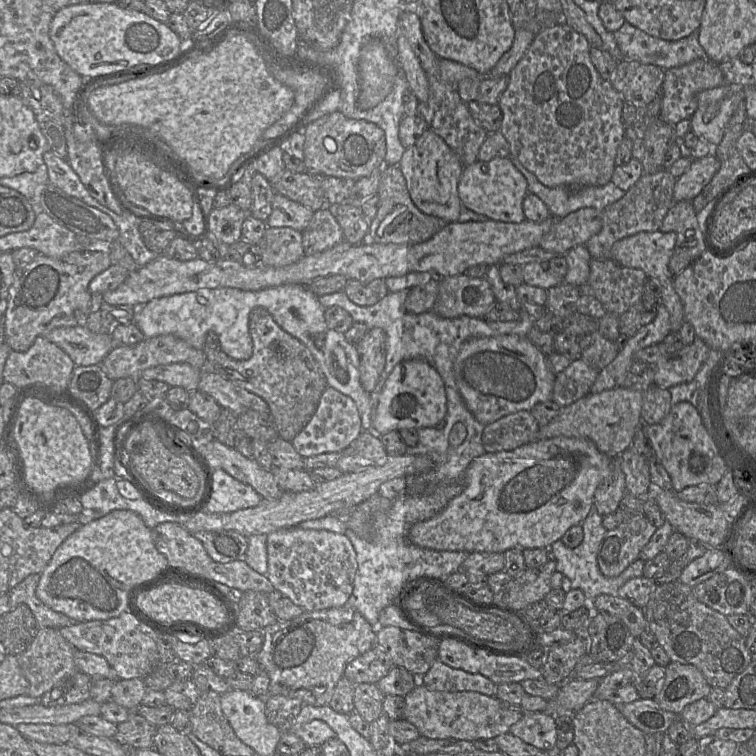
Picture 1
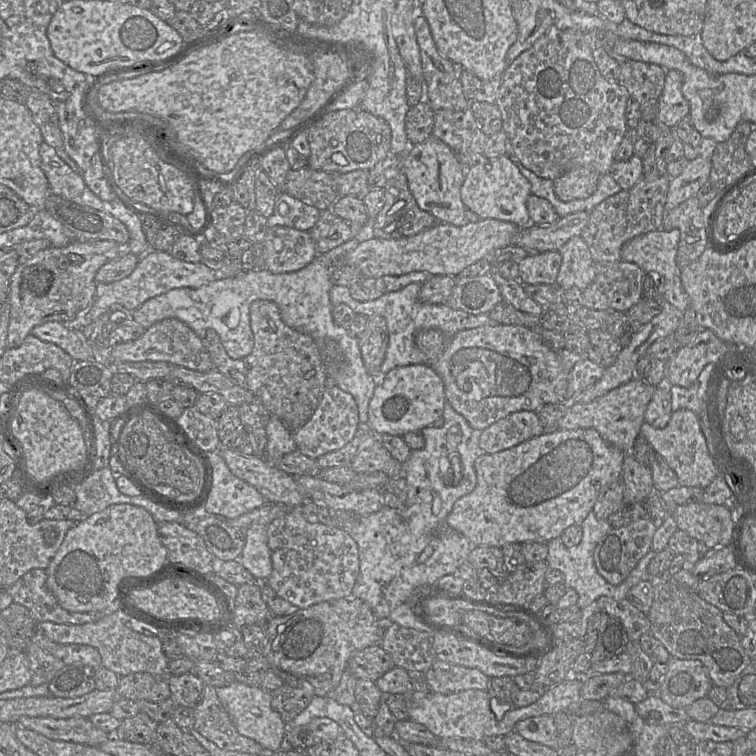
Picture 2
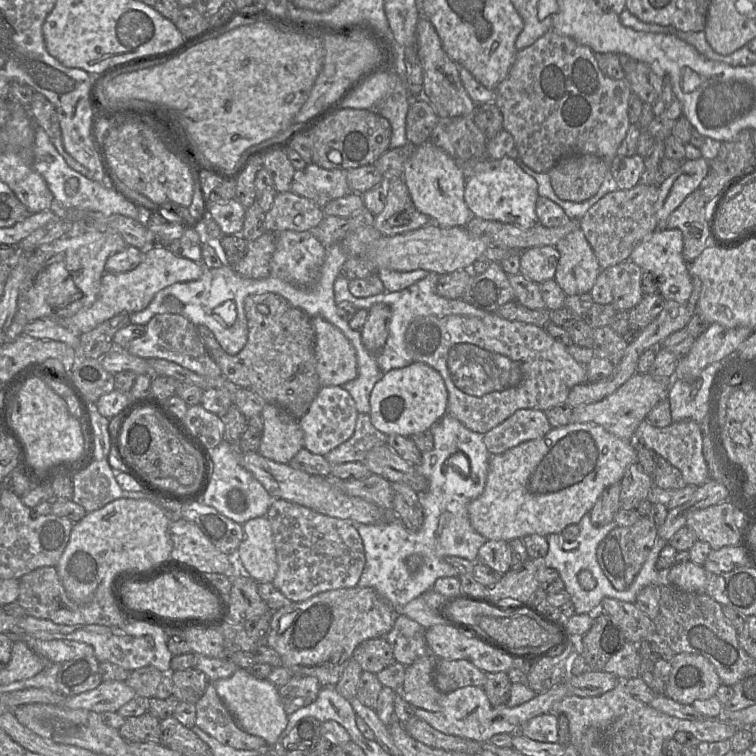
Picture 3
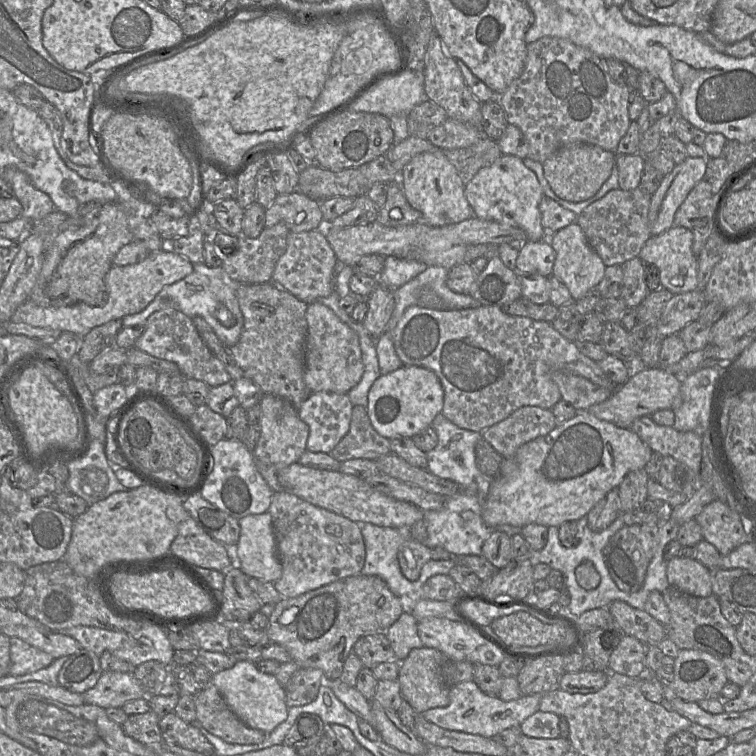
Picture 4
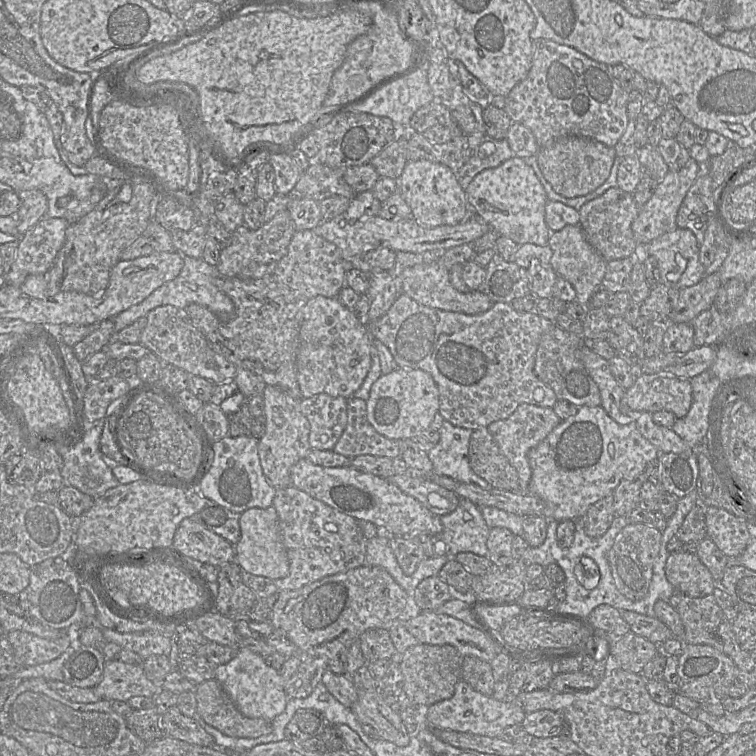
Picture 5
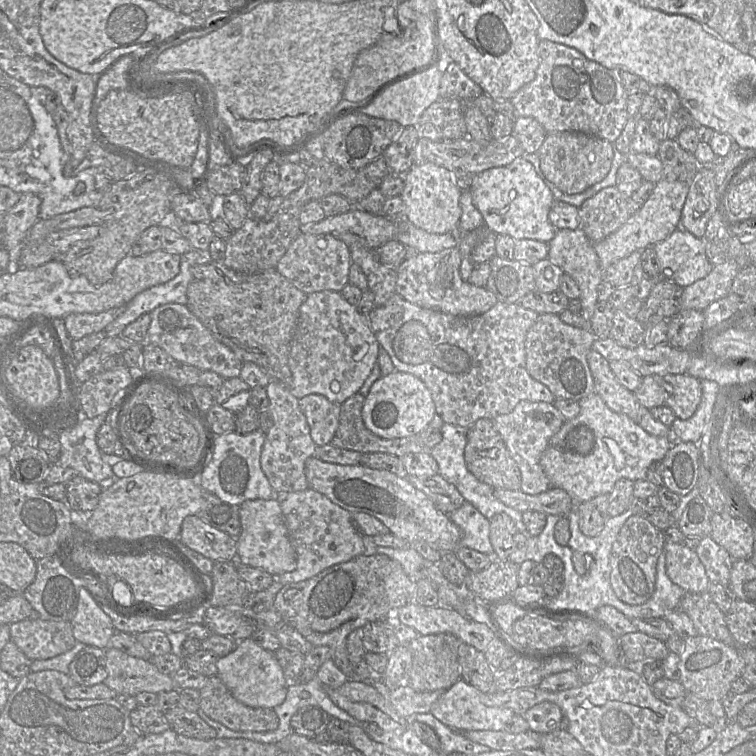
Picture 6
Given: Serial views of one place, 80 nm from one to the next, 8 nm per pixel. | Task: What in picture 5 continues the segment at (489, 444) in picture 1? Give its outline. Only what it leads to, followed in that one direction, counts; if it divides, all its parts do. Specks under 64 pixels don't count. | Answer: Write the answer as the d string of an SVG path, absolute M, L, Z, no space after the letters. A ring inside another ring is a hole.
M520 404L508 418L492 422L487 426L500 451L518 474L518 492L529 493L528 488L532 475L528 460L529 451L545 439L560 423L561 419L554 412L553 408Z

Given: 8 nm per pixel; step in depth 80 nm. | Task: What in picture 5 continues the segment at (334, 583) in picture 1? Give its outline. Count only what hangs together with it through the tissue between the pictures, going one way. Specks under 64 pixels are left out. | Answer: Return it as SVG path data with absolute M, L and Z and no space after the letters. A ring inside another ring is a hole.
M292 486L276 489L272 505L277 512L280 535L289 561L289 574L273 580L278 590L297 590L326 576L364 565L367 539L358 519Z

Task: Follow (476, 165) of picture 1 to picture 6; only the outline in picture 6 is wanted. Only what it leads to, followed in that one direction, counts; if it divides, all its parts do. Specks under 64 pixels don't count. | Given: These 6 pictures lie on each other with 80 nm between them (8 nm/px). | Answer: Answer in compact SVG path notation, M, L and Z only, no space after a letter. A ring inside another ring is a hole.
M523 157L509 165L481 172L474 178L469 190L485 226L497 235L508 235L516 241L532 239L549 243L558 232L549 221L549 211L556 202L553 194L534 166Z

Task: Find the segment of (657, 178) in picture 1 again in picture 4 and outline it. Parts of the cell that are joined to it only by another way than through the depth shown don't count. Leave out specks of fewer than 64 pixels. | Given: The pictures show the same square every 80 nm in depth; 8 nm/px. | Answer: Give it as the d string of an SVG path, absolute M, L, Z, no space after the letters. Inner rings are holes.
M638 188L631 191L615 189L578 215L576 223L606 267L622 265L633 258L639 258L642 247L652 237L648 221L650 201L651 196L642 193Z

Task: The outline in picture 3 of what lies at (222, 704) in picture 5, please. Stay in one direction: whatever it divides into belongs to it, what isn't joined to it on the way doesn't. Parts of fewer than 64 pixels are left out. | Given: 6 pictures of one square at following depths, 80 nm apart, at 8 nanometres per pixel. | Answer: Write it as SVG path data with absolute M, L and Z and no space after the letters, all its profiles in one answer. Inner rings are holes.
M213 683L208 684L195 706L195 725L221 744L238 750L256 750L266 745L263 738L248 734L237 725Z

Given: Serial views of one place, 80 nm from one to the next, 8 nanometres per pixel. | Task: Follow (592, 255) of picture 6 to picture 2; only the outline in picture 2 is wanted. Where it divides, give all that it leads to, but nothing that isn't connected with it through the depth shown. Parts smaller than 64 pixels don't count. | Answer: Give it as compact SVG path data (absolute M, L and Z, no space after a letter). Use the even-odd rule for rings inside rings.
M574 236L560 249L561 266L556 286L564 289L586 289L595 279L595 261L581 236Z

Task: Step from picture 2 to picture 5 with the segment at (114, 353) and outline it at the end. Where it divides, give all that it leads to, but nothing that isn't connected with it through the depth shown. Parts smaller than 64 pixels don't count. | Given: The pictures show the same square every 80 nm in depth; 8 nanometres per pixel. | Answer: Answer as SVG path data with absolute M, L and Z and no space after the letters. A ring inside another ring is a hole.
M160 306L147 314L147 324L139 343L153 352L163 364L171 364L193 376L208 379L214 384L234 381L238 367L217 353L200 330L193 324L185 309Z

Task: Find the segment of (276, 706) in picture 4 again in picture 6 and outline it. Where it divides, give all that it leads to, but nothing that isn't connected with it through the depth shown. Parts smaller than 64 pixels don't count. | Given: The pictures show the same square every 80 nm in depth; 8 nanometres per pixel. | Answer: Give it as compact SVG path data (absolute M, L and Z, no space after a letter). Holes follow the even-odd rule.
M251 637L239 641L231 653L218 658L217 675L231 694L249 707L274 708L282 704L287 695L289 680L274 652L263 649Z

